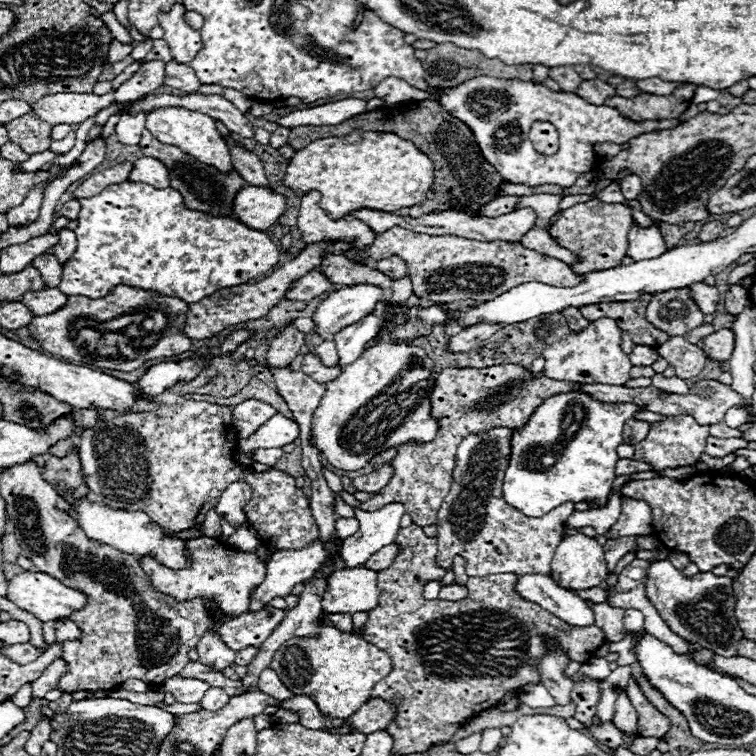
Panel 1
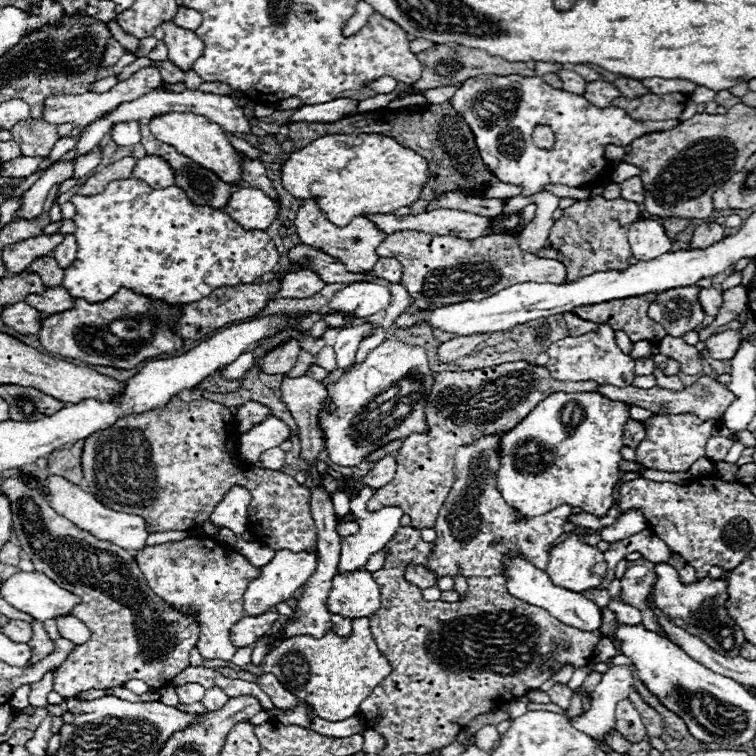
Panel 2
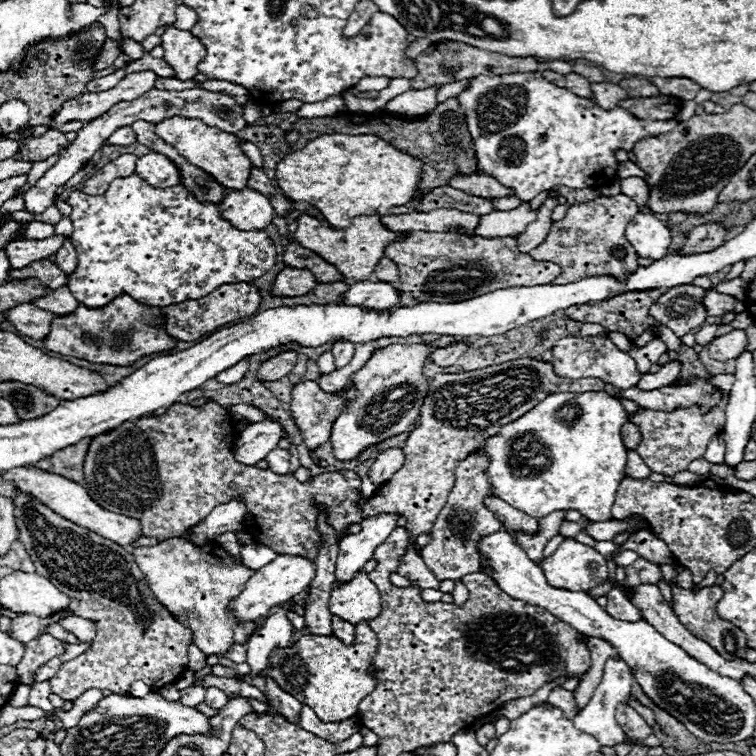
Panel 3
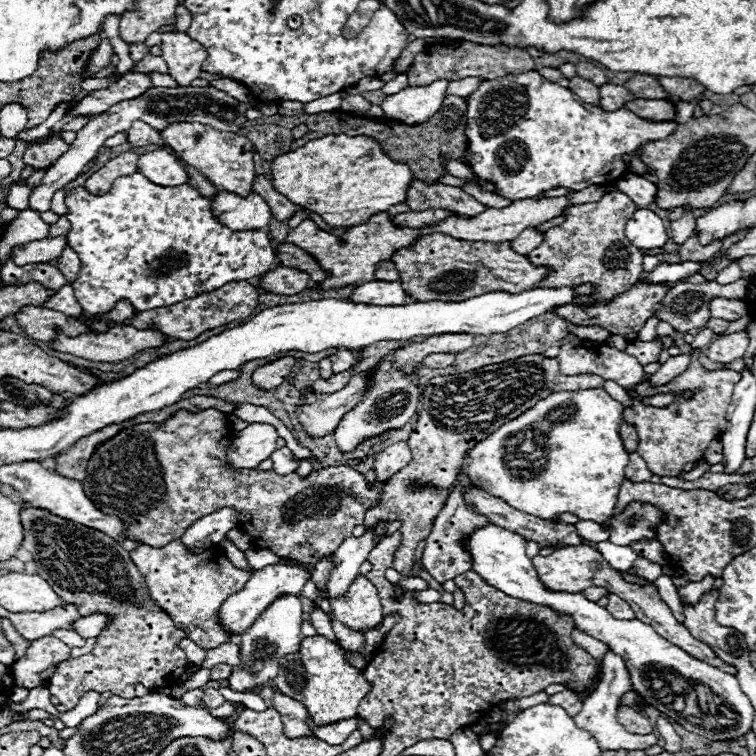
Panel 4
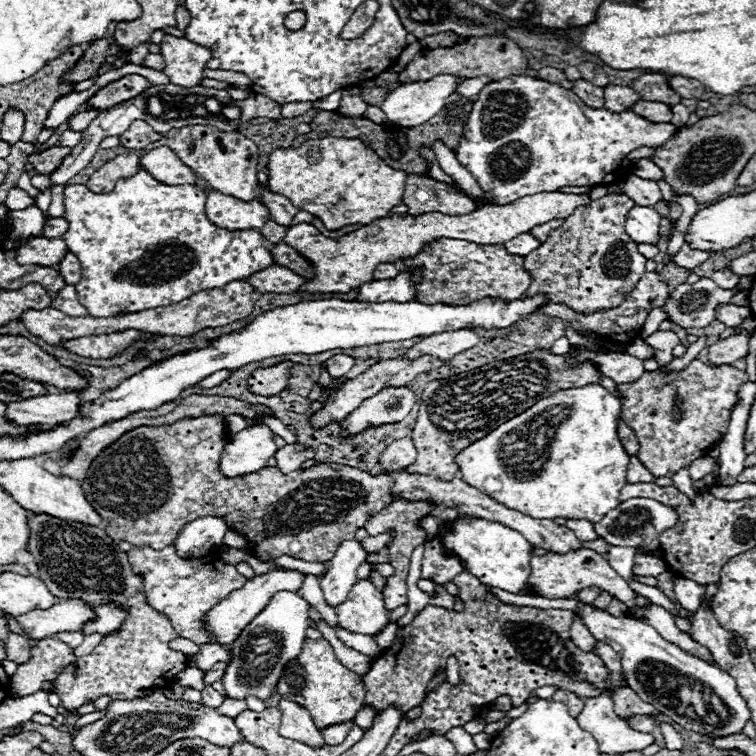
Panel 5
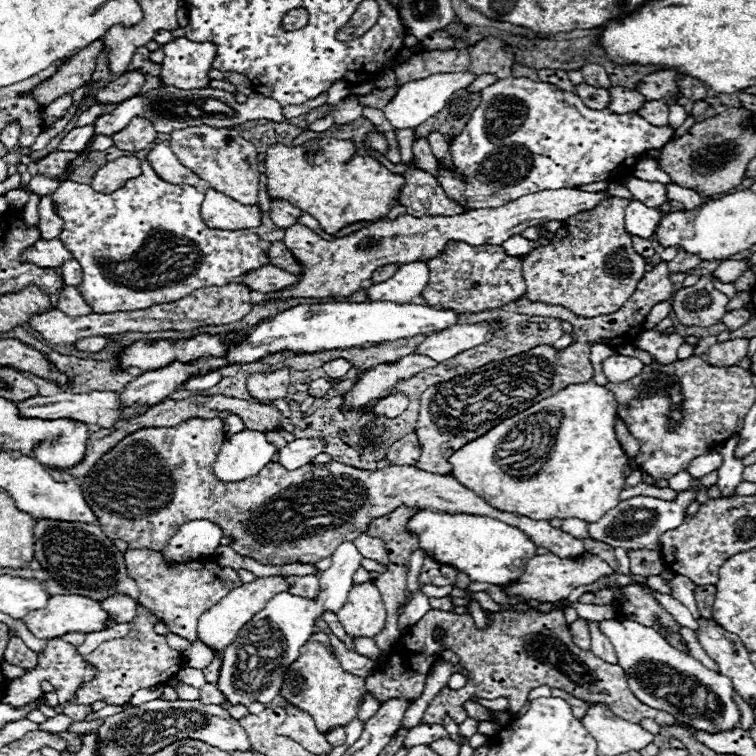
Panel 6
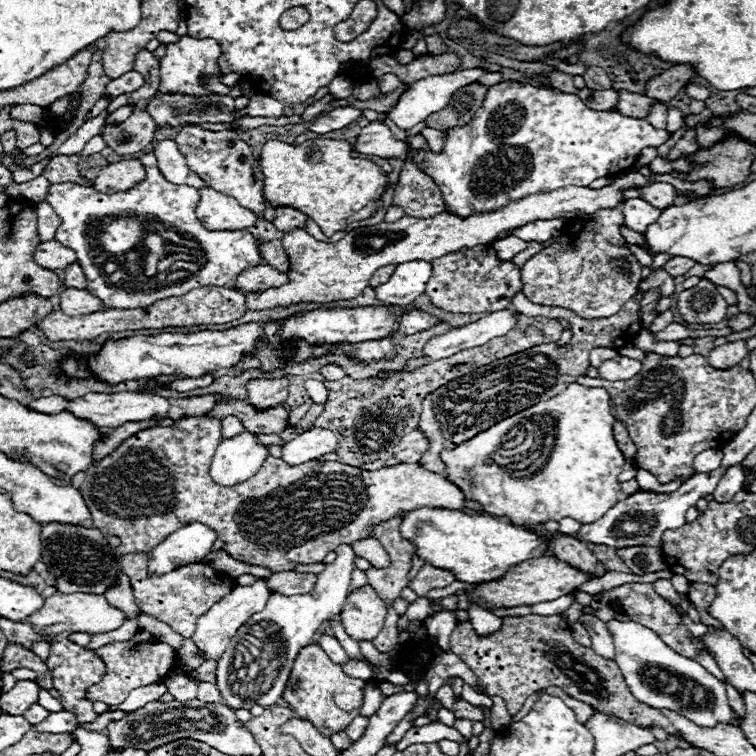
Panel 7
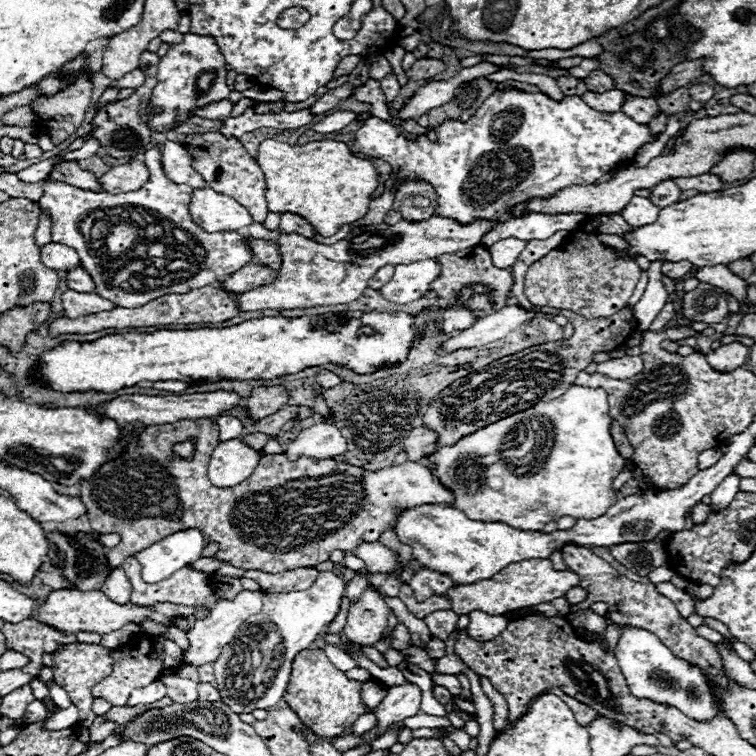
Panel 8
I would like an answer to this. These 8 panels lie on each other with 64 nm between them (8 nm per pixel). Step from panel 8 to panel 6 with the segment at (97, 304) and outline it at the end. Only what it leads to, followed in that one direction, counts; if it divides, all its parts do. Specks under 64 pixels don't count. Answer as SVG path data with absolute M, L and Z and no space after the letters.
M64 286L62 288L60 300L58 300L58 308L60 308L60 312L64 312L68 316L86 316L86 314L92 314L92 306L86 304L84 296L74 286Z

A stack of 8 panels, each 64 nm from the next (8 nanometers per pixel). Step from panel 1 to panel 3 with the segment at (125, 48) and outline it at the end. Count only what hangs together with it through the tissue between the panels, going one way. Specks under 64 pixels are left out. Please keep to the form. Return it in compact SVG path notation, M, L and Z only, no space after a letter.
M106 38L106 44L102 44L100 54L96 56L94 68L96 68L96 70L104 70L104 68L112 66L112 62L114 62L118 56L120 56L120 48L118 48L118 44L116 44L114 40Z

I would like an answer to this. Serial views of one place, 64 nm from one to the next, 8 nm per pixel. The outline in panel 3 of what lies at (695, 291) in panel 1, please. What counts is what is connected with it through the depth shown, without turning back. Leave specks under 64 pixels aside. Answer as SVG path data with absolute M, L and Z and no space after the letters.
M708 292L704 296L704 304L706 304L706 312L708 316L724 316L726 312L744 312L746 306L742 300L736 300L736 298L730 298L730 296L724 296L724 294L718 294L718 292Z

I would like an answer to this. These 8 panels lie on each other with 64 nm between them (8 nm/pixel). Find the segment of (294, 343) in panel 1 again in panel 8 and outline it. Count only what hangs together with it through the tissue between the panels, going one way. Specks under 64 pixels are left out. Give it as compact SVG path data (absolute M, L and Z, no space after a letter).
M282 386L254 388L250 398L244 400L244 408L246 408L250 420L256 424L256 420L270 416L272 412L278 412L286 402L288 402L288 396Z

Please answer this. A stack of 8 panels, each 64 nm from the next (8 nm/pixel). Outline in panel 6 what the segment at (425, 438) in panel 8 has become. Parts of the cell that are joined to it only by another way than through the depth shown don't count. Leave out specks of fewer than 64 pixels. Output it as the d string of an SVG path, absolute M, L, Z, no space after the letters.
M410 432L388 448L386 458L392 464L416 464L420 458L420 452L422 452L422 446L418 442L418 436L416 436L416 432Z

